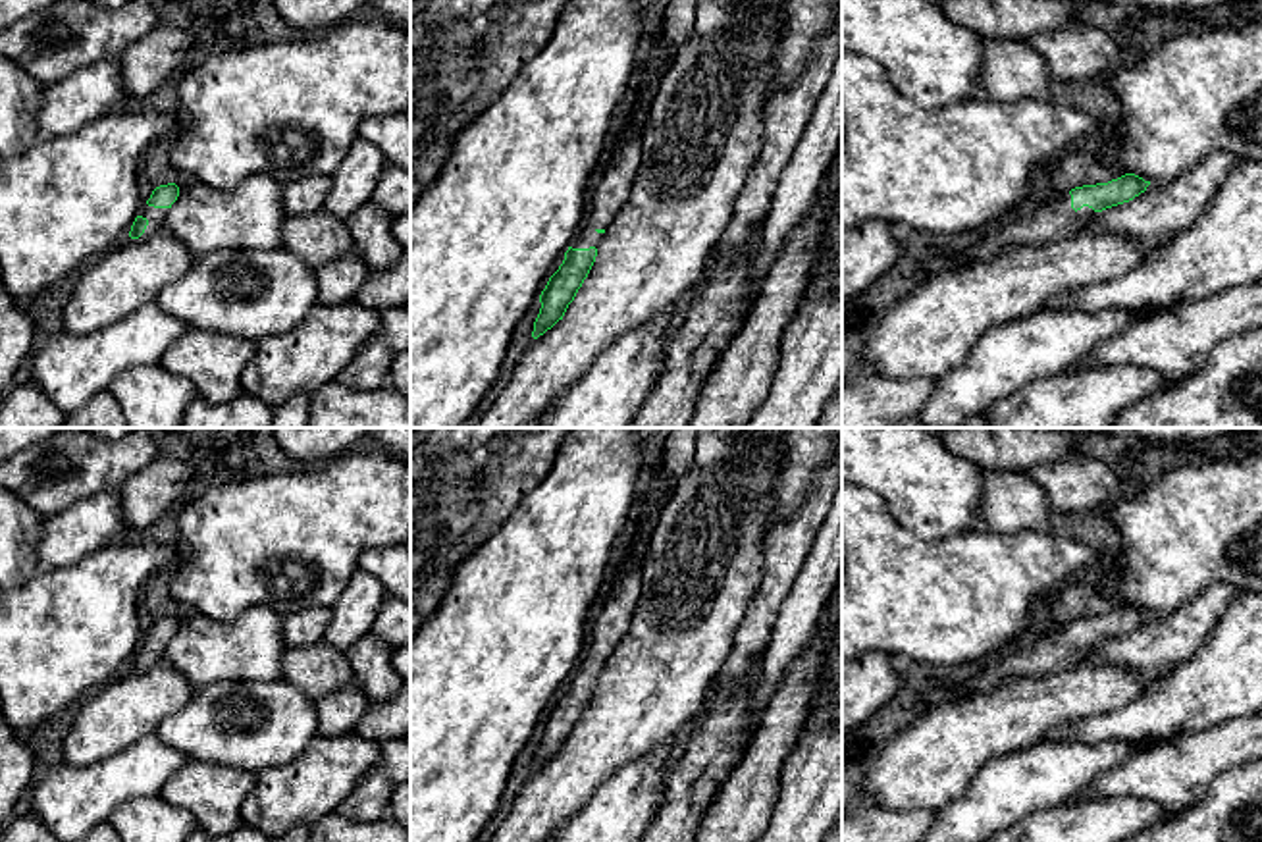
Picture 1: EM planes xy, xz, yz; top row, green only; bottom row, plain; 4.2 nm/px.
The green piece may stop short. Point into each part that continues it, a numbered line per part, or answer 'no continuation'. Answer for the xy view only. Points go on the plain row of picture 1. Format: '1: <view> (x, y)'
1: xy (157, 648)

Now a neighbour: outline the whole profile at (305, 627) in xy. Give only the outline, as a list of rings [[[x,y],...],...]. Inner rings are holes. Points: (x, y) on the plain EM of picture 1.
[[[310,607],[283,617],[285,645],[304,647],[324,640],[329,622],[329,607]]]

